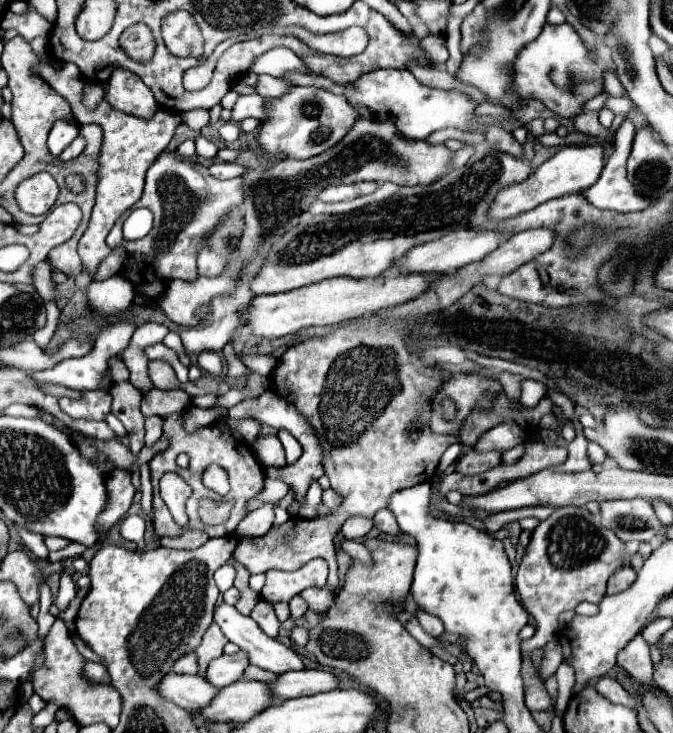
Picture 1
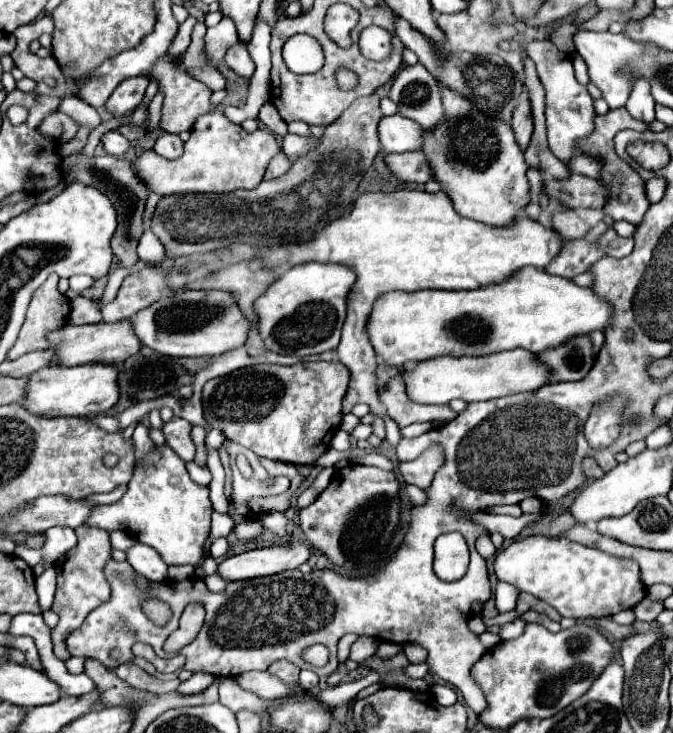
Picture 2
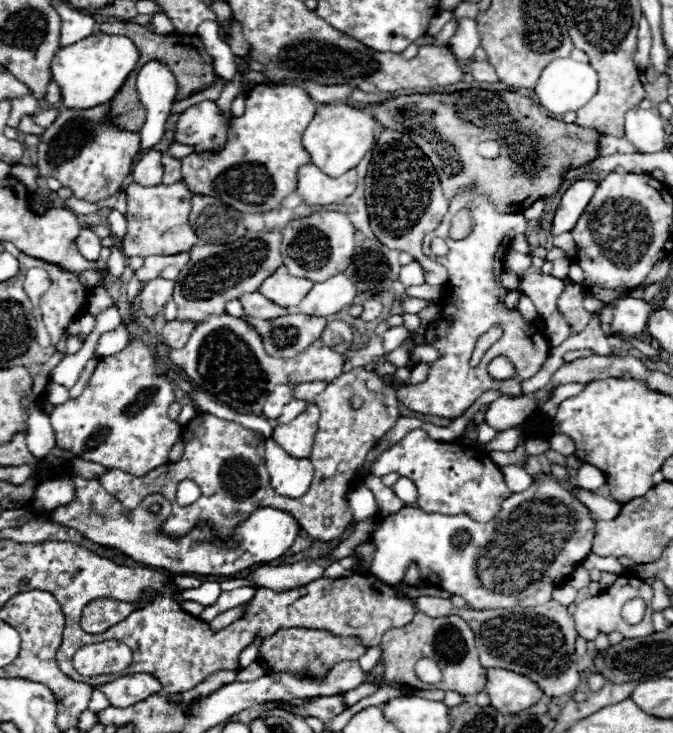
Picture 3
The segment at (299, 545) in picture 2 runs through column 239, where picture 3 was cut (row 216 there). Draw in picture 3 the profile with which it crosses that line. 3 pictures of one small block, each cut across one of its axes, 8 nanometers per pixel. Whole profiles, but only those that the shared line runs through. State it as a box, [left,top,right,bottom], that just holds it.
[552,180,598,236]

